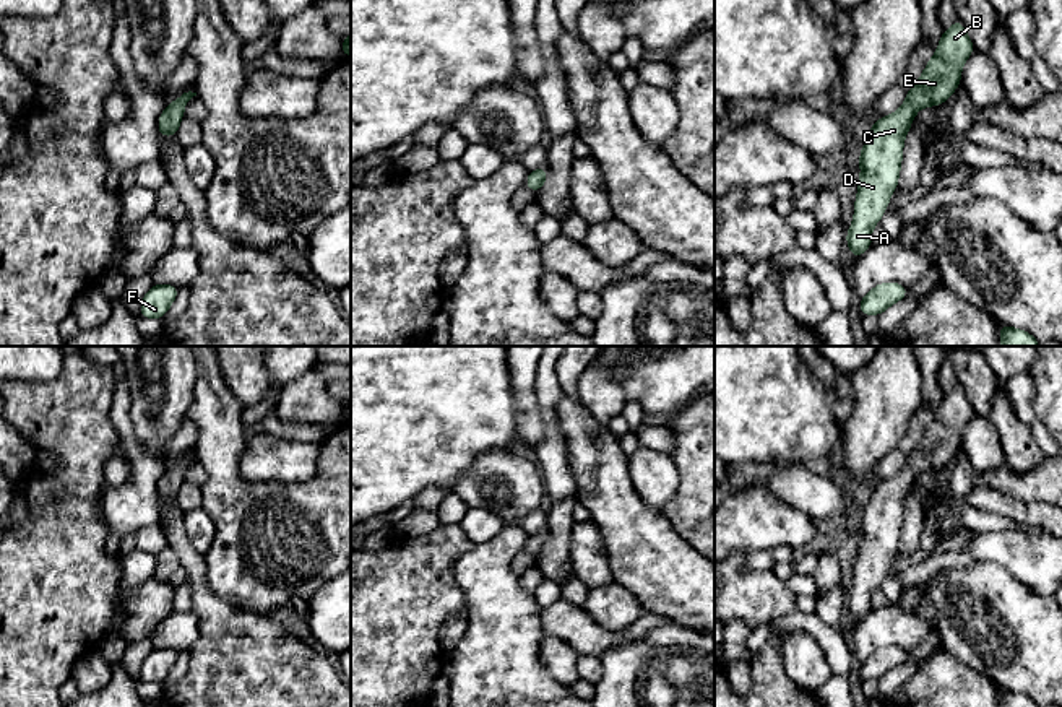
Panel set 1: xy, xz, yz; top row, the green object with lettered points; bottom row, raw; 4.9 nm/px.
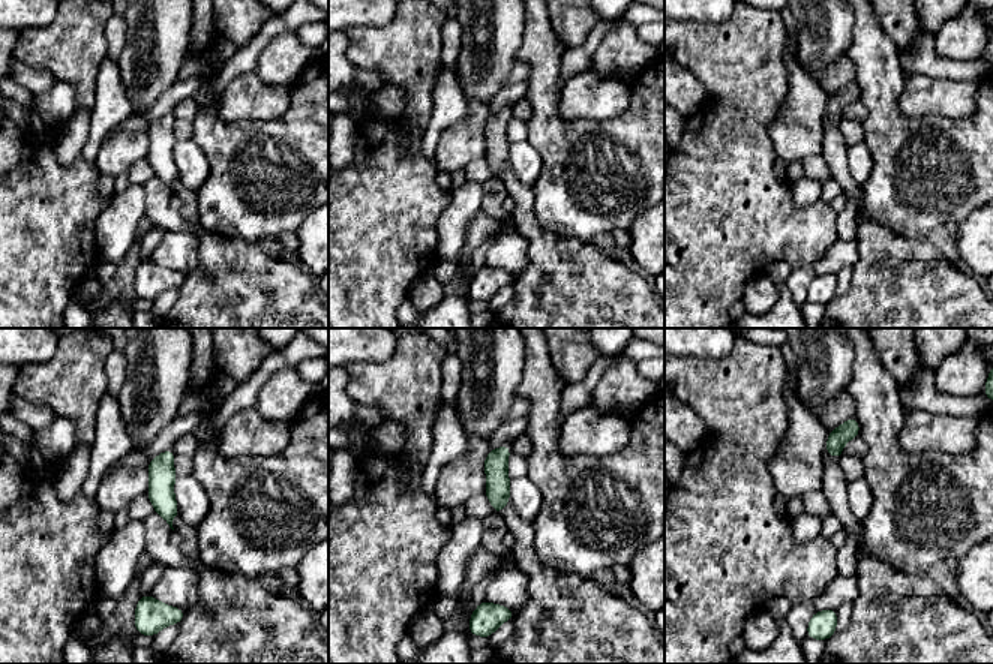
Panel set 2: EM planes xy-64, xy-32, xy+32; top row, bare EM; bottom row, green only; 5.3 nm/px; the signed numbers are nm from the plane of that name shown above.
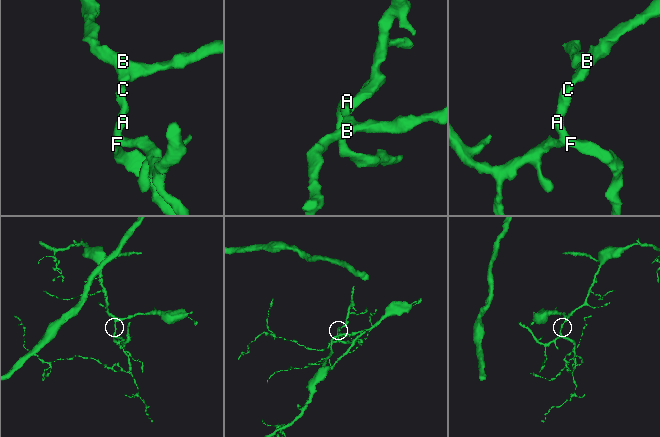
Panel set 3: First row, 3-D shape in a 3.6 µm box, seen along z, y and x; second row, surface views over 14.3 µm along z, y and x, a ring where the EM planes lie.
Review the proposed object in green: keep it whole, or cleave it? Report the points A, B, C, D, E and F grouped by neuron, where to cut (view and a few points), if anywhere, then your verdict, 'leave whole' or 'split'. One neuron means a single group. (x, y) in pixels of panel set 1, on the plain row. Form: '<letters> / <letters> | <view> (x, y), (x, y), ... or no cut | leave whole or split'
A B C D E F | no cut | leave whole

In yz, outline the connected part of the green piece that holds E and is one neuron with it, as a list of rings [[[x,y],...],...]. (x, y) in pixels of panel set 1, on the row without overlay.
[[[956,382],[943,395],[917,447],[906,457],[904,468],[891,479],[875,483],[859,517],[861,543],[854,585],[846,596],[846,608],[854,622],[872,609],[872,592],[883,580],[890,559],[898,549],[904,501],[914,478],[927,470],[942,470],[955,457],[961,431],[971,418],[974,418],[973,406]]]

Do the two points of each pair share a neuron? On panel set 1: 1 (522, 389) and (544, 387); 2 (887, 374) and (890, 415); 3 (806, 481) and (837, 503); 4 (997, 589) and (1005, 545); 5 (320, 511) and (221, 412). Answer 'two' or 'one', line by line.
1: two
2: one
3: one
4: two
5: one

